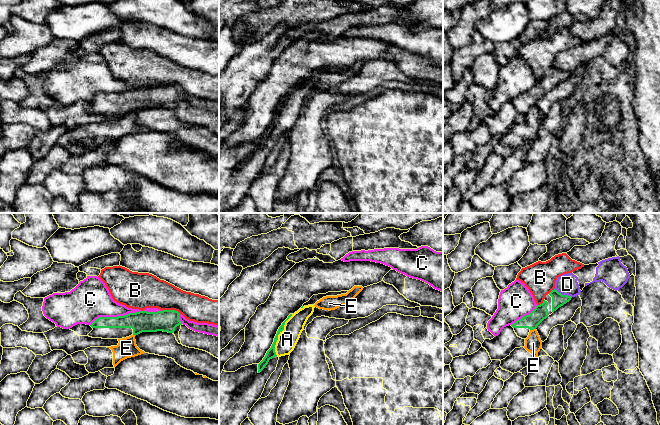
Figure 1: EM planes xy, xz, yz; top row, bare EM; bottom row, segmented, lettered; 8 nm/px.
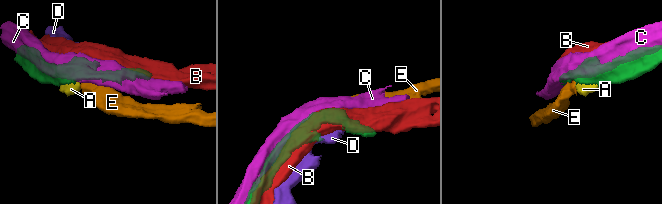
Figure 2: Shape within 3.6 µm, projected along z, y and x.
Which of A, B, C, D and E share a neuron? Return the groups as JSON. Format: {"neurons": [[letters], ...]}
{"neurons": [["A", "E"], ["B"], ["C"], ["D"]]}

